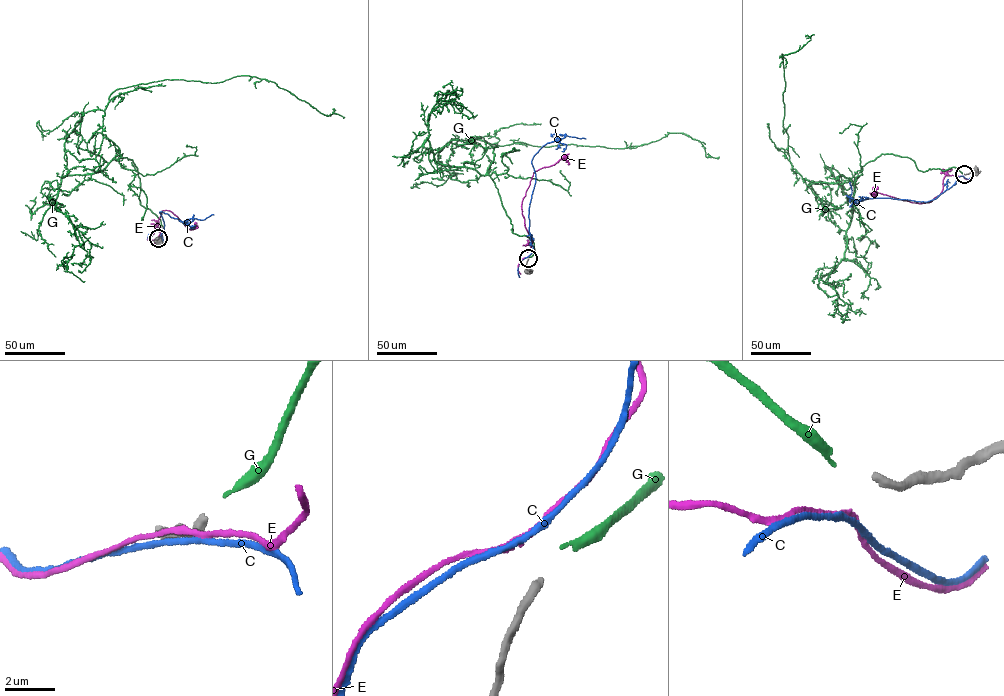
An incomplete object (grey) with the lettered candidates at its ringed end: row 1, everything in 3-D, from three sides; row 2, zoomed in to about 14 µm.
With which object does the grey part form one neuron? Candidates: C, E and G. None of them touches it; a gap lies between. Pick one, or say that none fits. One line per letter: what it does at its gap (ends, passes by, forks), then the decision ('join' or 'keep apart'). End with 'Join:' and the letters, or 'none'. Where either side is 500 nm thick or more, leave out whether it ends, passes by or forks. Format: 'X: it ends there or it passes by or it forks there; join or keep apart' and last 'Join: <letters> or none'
C: it passes by; keep apart
E: it passes by; keep apart
G: it ends there; join
Join: G

